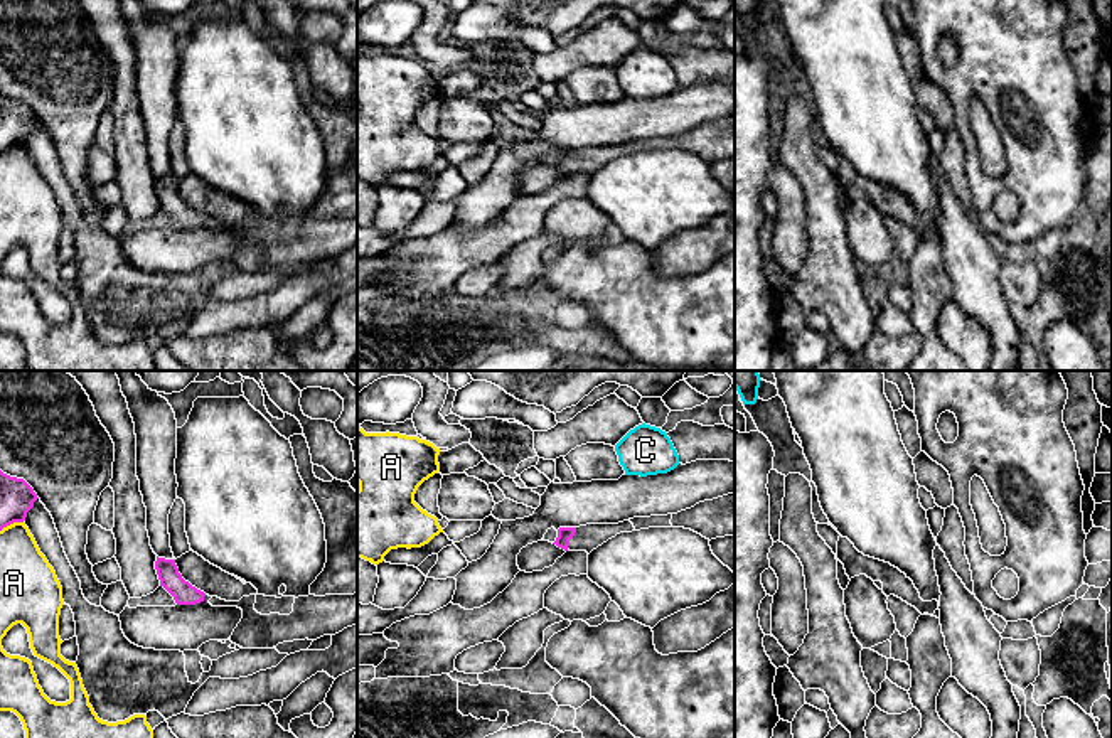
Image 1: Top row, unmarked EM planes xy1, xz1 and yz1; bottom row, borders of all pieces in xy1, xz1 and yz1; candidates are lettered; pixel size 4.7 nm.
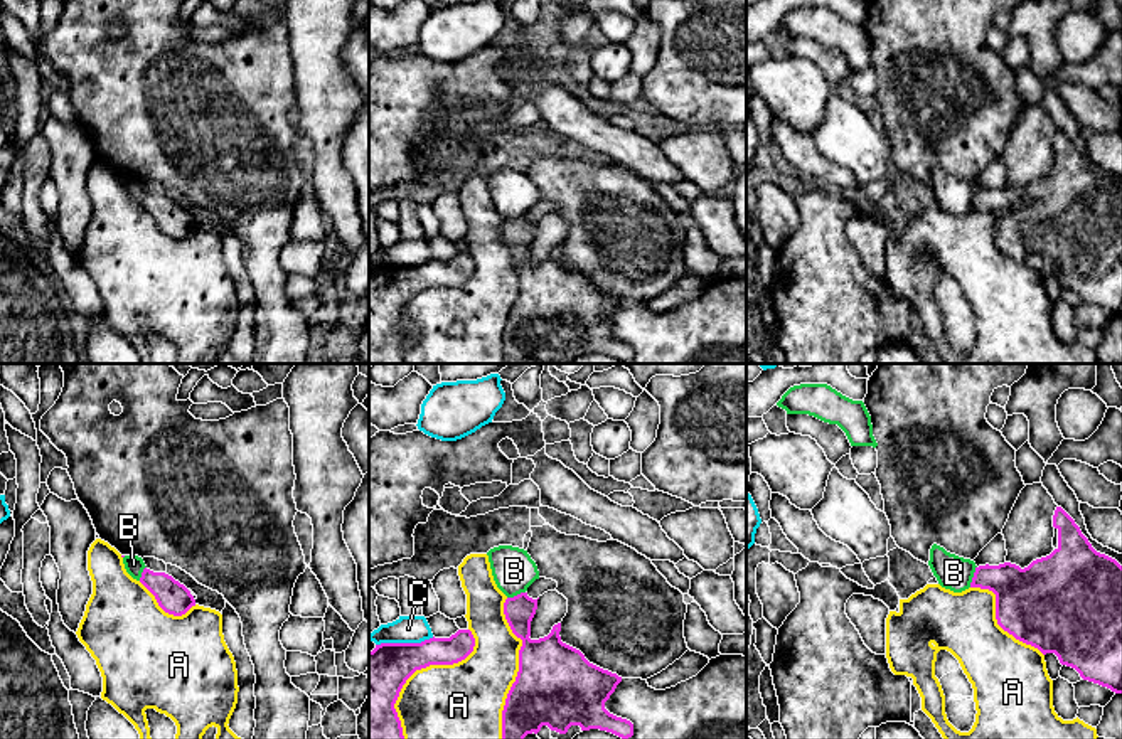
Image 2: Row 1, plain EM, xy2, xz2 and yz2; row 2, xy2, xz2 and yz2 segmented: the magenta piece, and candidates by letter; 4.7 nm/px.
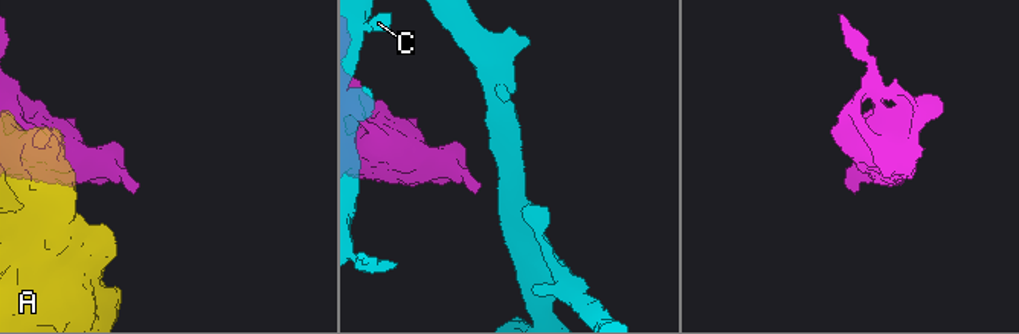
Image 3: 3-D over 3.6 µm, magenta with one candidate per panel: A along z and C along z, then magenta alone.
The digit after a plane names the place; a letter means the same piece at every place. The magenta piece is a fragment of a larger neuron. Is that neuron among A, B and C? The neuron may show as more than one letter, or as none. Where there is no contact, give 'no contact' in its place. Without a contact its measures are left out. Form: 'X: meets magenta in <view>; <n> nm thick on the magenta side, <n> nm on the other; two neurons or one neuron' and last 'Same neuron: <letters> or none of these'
A: meets magenta in xz2; 300 nm thick on the magenta side, 460 nm on the other; two neurons
B: meets magenta in yz2; 260 nm thick on the magenta side, 170 nm on the other; two neurons
C: meets magenta in xz2; 300 nm thick on the magenta side, 130 nm on the other; two neurons
Same neuron: none of these

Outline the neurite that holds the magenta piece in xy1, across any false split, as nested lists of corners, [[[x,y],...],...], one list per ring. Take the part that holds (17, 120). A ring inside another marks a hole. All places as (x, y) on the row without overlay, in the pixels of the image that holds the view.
[[[0,93],[0,153],[13,145],[24,145],[37,121],[24,101],[10,99]]]

